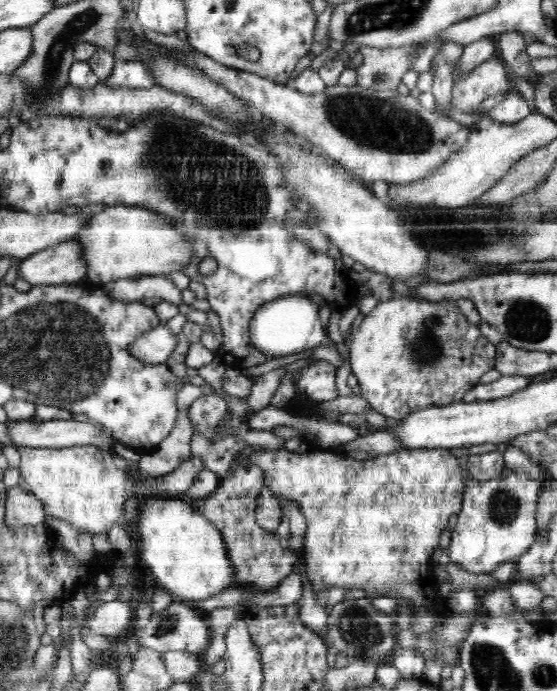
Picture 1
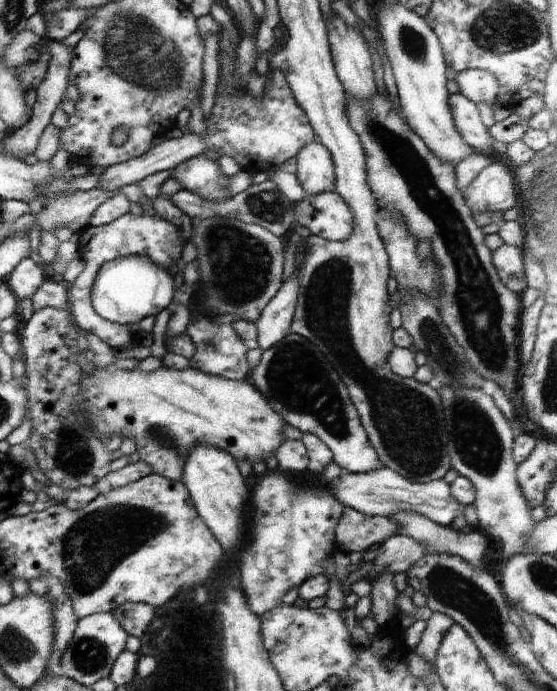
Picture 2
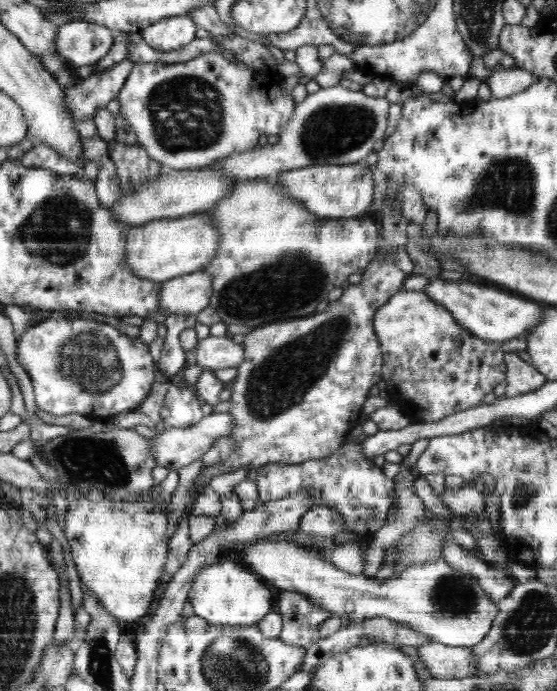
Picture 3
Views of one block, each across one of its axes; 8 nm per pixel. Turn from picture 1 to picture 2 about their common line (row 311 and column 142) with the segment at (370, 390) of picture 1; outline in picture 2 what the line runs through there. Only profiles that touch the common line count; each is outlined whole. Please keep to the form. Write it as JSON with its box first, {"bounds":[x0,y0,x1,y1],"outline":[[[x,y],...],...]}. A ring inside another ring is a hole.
{"bounds":[75,364,286,482],"outline":[[[111,364],[102,368],[95,367],[92,374],[83,373],[80,384],[82,392],[76,394],[75,404],[86,404],[88,416],[98,436],[105,442],[110,441],[114,435],[119,435],[122,442],[128,438],[134,440],[140,460],[151,466],[154,474],[174,482],[182,480],[184,464],[190,452],[200,444],[228,452],[237,465],[244,460],[253,465],[276,454],[278,446],[285,441],[283,430],[286,420],[282,420],[280,414],[270,408],[266,398],[250,380],[228,380],[191,366],[182,370],[162,366],[154,372],[140,372],[137,369],[120,370]]]}

